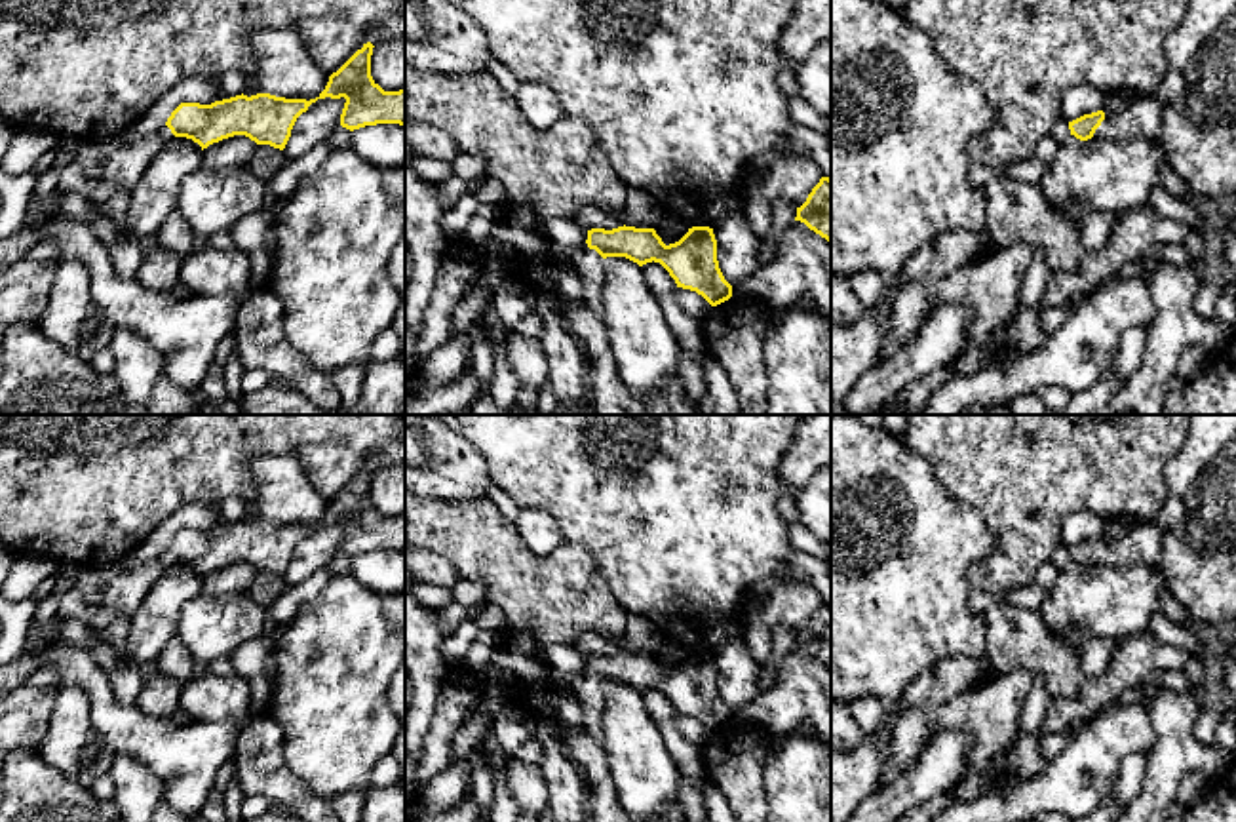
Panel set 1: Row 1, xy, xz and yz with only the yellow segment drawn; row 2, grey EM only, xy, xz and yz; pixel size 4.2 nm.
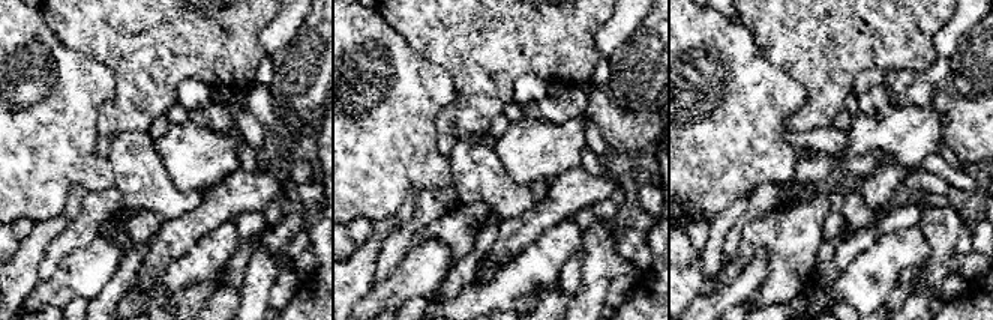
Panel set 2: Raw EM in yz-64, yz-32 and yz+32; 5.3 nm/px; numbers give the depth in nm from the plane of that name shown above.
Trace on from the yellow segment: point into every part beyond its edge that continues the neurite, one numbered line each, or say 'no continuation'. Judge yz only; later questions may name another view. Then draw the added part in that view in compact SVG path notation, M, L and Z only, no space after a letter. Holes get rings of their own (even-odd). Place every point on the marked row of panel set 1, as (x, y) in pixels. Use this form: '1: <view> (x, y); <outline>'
1: yz (1141, 117); M1137 97L1124 110L1105 114L1093 139L1126 141L1131 137L1156 135L1164 103L1156 97Z

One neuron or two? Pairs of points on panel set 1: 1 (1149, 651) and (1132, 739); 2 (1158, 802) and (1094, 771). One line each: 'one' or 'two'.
1: two
2: two

